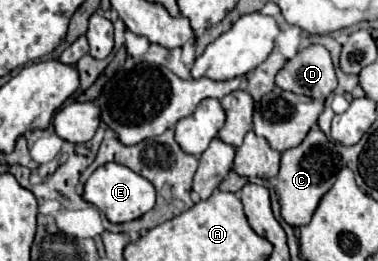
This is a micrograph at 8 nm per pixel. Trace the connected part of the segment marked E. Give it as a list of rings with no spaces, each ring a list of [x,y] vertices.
[[[107,163],[99,167],[85,183],[83,199],[91,205],[95,205],[111,223],[125,223],[139,219],[155,205],[155,187],[141,175],[133,173],[129,167],[119,163]]]

